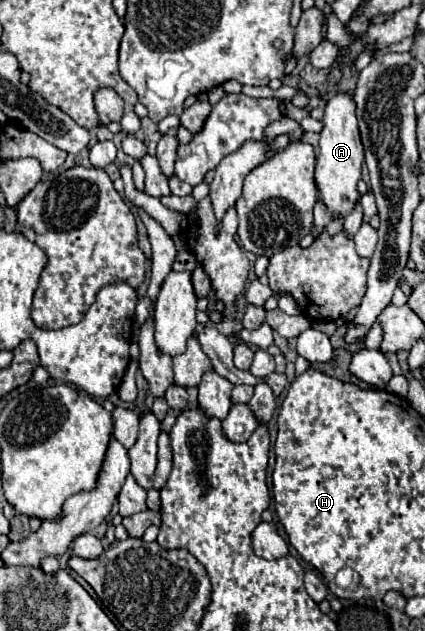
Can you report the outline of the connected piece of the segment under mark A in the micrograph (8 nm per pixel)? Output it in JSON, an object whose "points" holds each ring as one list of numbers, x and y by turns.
{"points":[[336,93,330,97,326,103,326,113,322,119,322,133,320,133,320,153,316,161,316,185,318,185,318,195,332,211,336,217,346,217,354,201,360,199,360,193,356,191,356,183,360,179,360,169,364,163,364,149,360,141,360,131,358,131,358,121,356,121,356,103,352,95,348,93]]}

